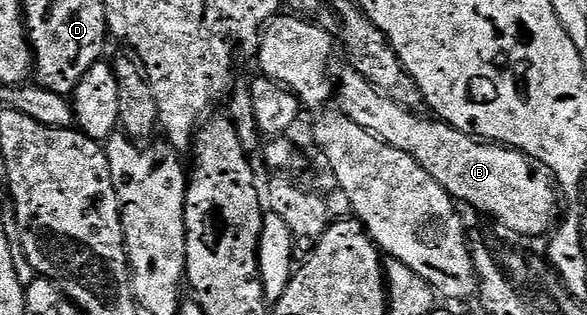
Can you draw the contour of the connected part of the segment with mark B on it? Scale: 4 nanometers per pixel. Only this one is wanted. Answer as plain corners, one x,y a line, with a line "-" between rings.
347,66
340,76
338,73
337,100
338,96
338,111
357,122
361,130
369,130
381,142
409,154
460,205
468,204
492,216
501,227
519,236
546,237
556,227
561,212
557,185
525,153
503,144
476,140
438,118
422,120
419,112
410,112
405,106
397,106
397,102
389,102
354,66

